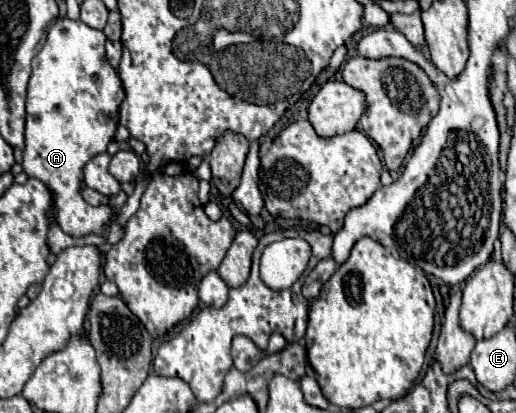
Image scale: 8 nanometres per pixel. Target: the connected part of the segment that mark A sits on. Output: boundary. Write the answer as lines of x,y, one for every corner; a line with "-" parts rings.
68,17
64,19
56,19
50,29
48,29
48,37
46,37
46,43
42,47
42,51
32,59
32,75
30,75
30,83
28,83
28,97
26,97
26,147
24,147
24,173
28,177
36,177
40,179
42,183
46,183
52,191
54,191
54,201
56,201
56,207
58,207
58,223
62,227
64,233
72,235
72,237
82,237
82,235
88,235
88,233
96,233
96,235
102,235
110,245
118,243
122,237
124,237
124,227
118,223
114,211
110,205
98,205
98,207
92,207
88,205
82,195
80,195
80,187
82,187
82,167
84,163
88,163
88,159
92,159
92,155
98,155
100,151
106,151
108,143
114,139
114,133
116,133
116,127
118,127
118,107
124,99
124,89
122,89
122,83
120,83
120,77
118,73
112,69
112,65
106,61
106,53
104,53
104,43
106,43
106,35
98,29
92,29
88,25
84,25
82,21
72,21

